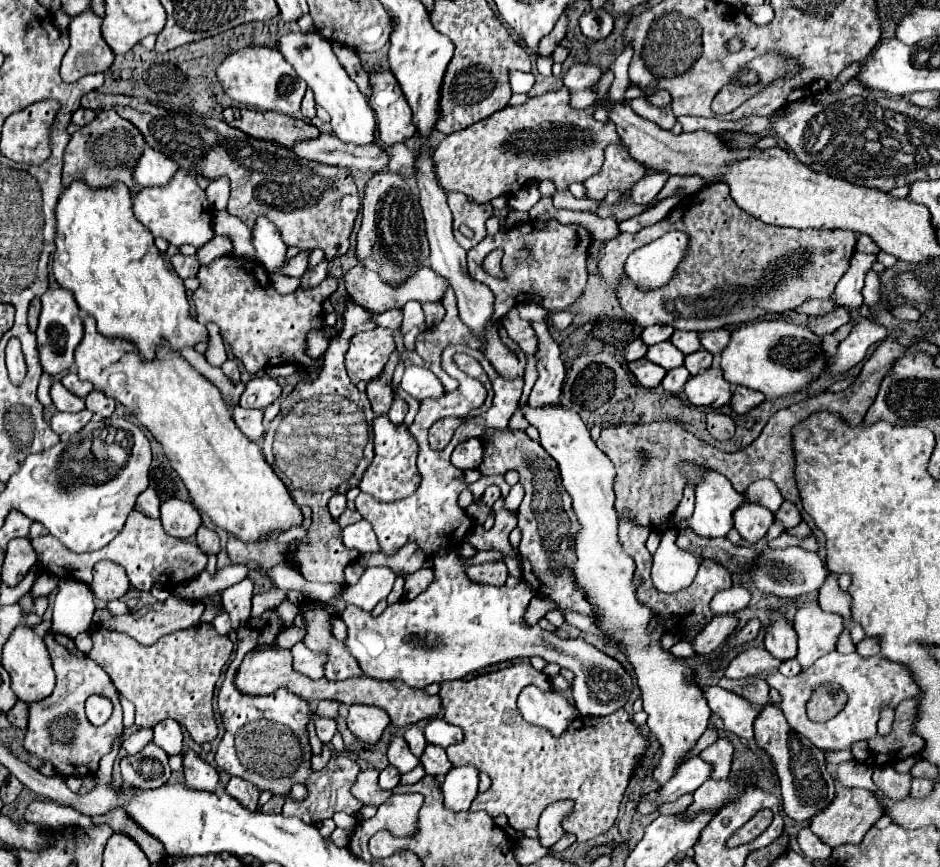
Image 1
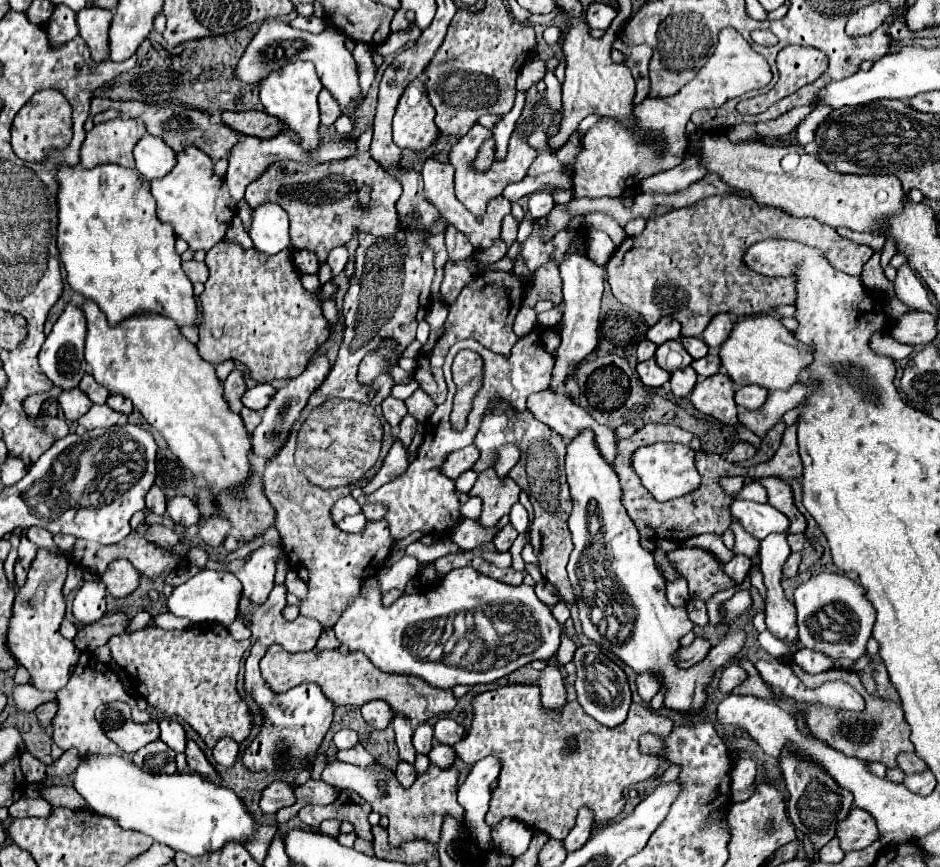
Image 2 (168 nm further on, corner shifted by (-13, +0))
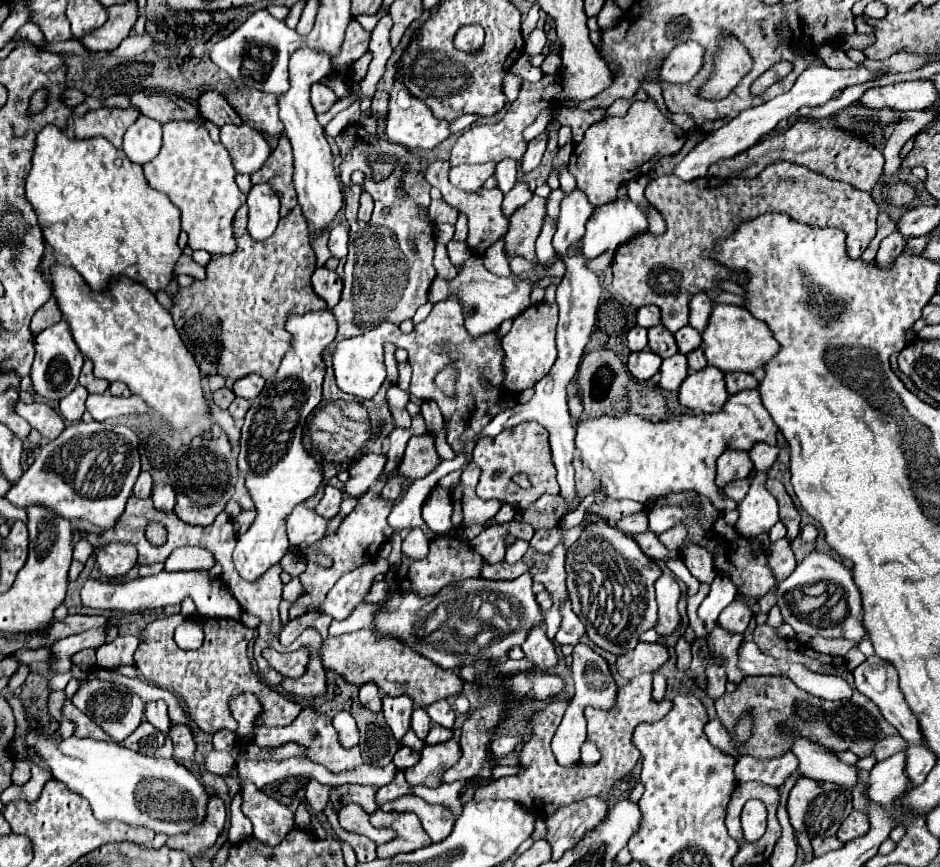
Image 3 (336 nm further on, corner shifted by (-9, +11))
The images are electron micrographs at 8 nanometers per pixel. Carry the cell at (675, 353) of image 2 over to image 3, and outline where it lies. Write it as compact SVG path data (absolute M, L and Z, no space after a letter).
M656 325L656 327L650 327L650 329L648 329L648 347L650 347L656 355L660 355L662 359L672 357L674 353L678 353L674 335L672 335L664 325Z

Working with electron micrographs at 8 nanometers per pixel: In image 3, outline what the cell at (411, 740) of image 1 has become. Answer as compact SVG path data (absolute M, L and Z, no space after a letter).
M414 709L412 713L412 729L420 739L426 739L428 731L430 731L430 717L424 709Z

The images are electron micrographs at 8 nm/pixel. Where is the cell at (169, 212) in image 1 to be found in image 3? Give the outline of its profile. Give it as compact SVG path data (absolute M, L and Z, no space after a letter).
M170 121L162 127L162 149L154 161L144 165L146 181L166 193L182 211L182 229L188 233L190 249L204 249L210 255L230 255L236 249L232 221L246 195L234 183L234 167L222 143L214 143L204 123Z

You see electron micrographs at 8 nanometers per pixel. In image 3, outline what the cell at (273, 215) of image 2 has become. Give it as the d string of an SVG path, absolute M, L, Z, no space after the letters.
M266 183L252 185L248 197L250 217L248 217L248 233L256 241L268 239L278 225L278 213L280 213L280 199Z

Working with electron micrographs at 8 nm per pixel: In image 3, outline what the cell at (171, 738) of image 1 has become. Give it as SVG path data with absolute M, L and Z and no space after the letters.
M150 701L150 703L146 703L144 717L146 717L146 721L150 721L162 733L168 733L170 727L172 727L172 721L168 717L168 709L166 709L164 701Z

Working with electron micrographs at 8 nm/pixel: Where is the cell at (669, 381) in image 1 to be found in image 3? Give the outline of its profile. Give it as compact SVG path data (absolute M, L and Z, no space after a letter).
M676 353L674 357L662 361L658 385L660 385L664 391L676 391L676 389L680 387L680 383L686 379L686 375L688 375L686 355Z

